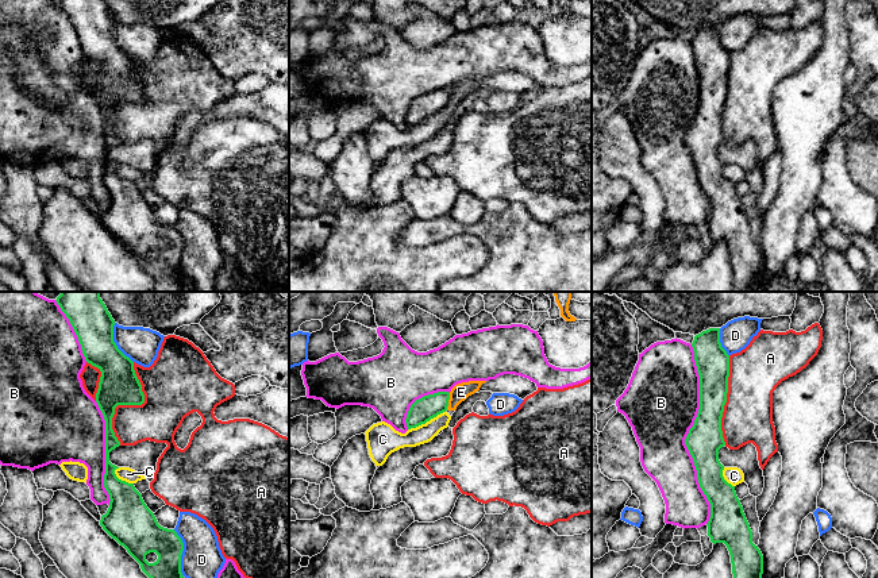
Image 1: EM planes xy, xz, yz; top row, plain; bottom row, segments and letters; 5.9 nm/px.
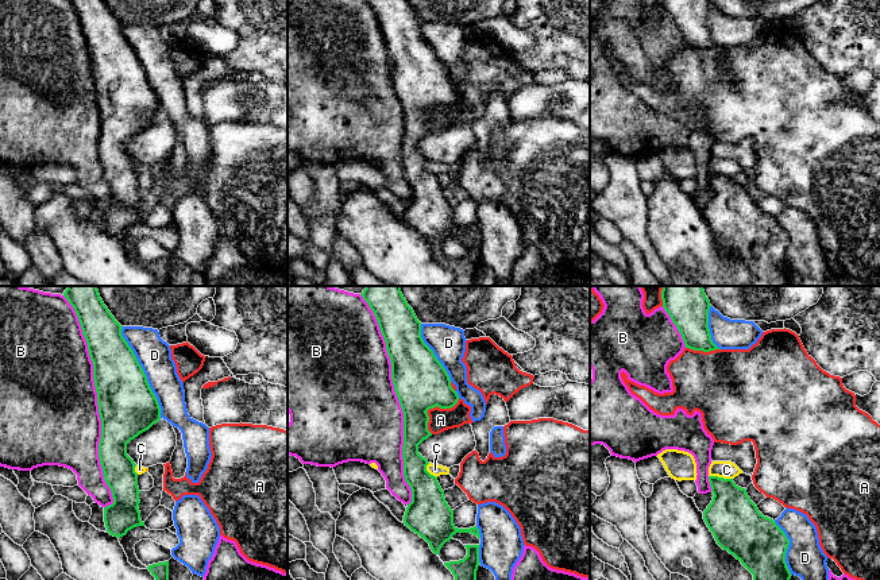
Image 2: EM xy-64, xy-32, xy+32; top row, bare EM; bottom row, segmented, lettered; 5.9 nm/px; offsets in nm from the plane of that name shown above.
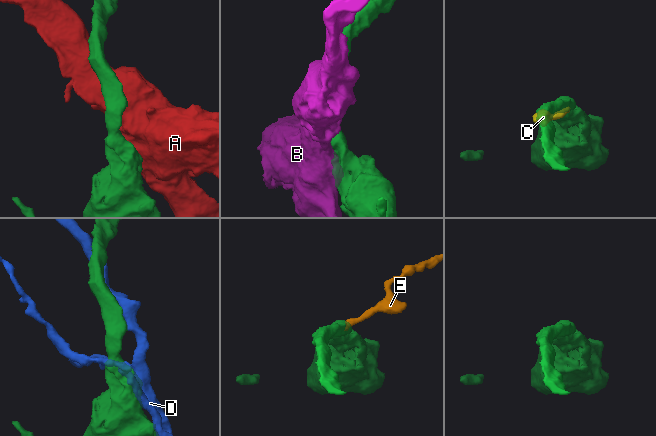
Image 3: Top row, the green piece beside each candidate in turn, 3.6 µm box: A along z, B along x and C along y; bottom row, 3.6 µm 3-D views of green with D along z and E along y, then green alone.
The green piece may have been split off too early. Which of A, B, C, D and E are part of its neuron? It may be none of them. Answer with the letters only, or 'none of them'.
none of them

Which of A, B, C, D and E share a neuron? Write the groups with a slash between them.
A / B / C E / D

